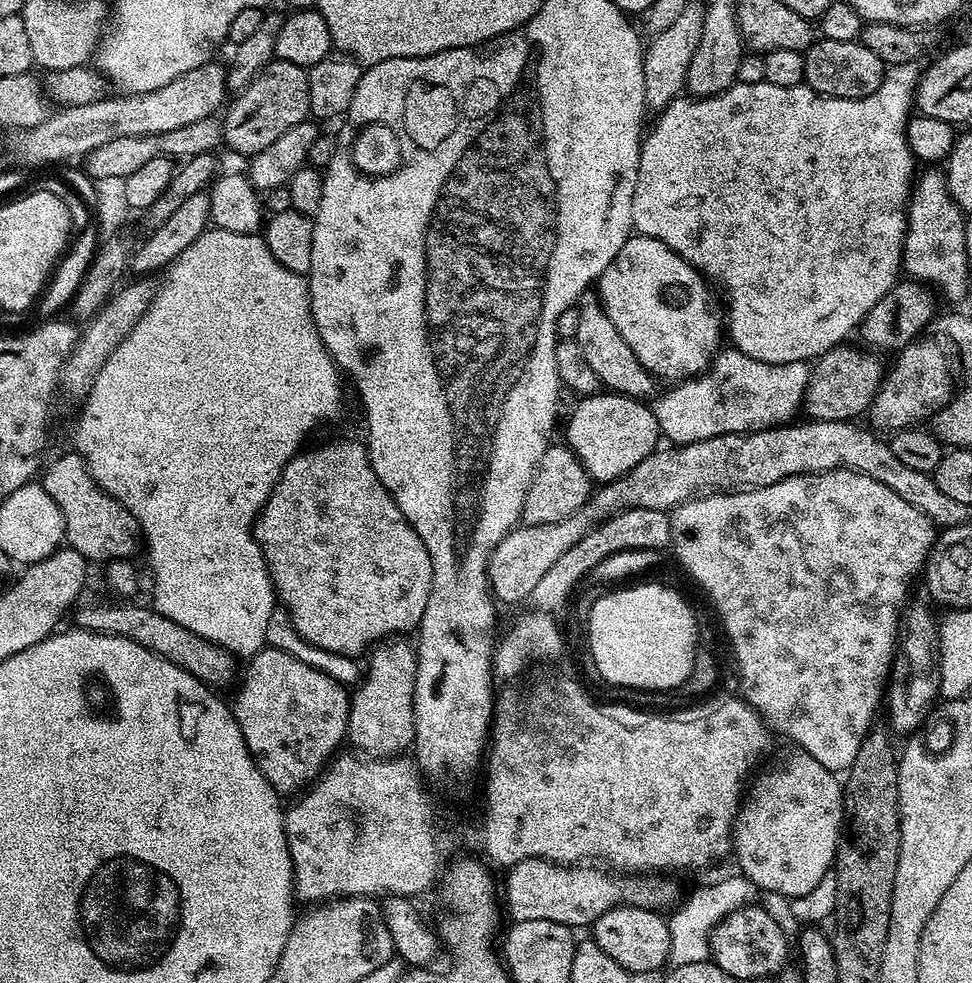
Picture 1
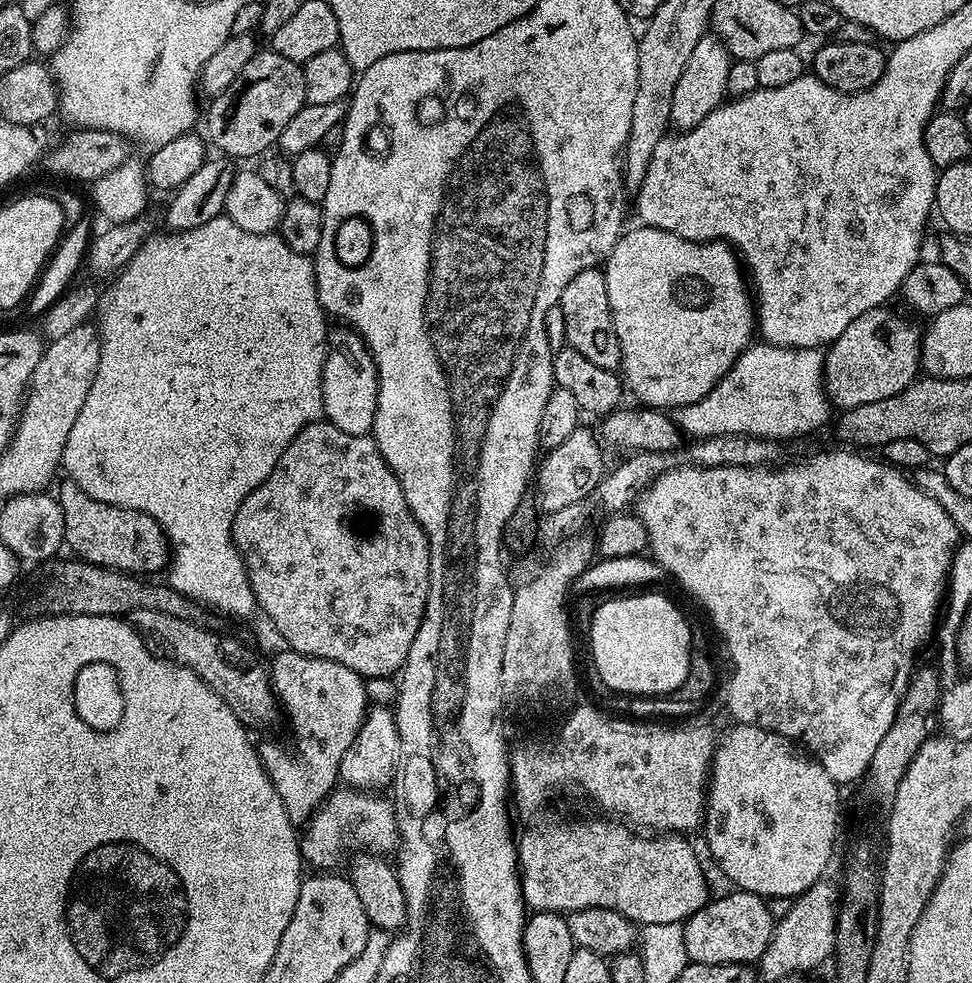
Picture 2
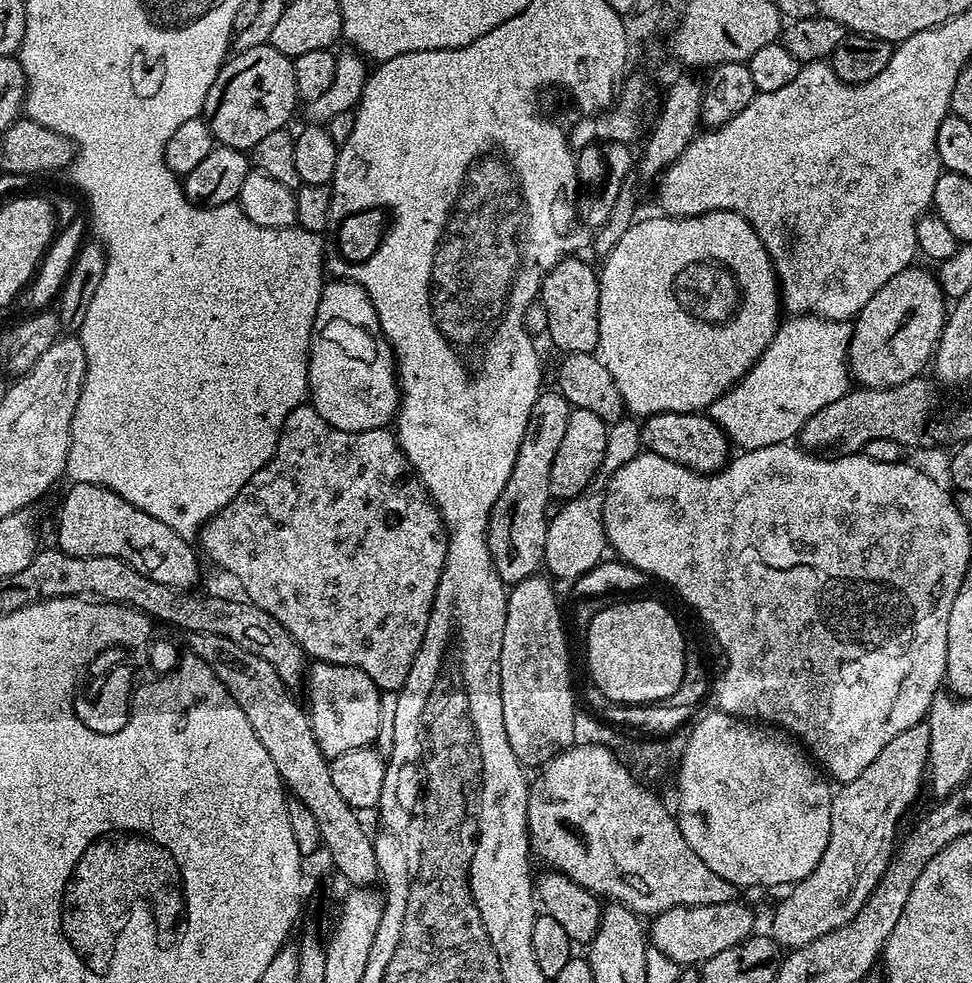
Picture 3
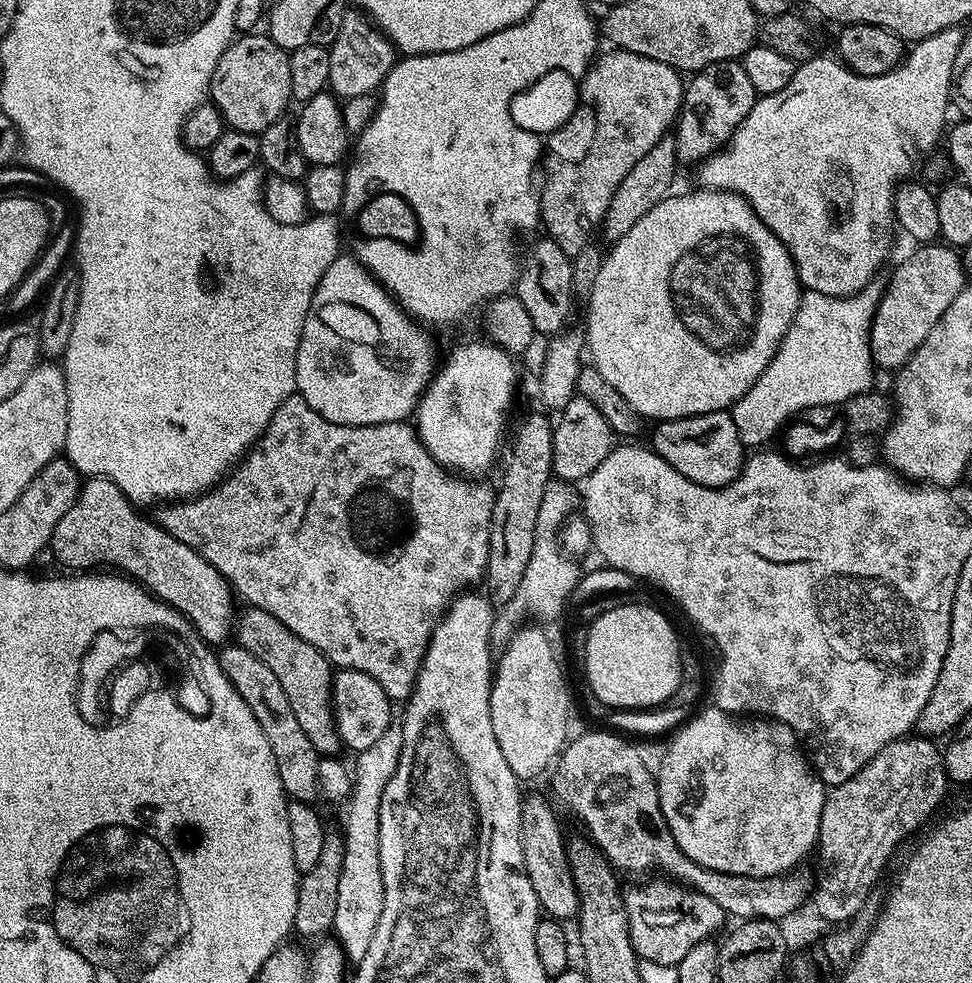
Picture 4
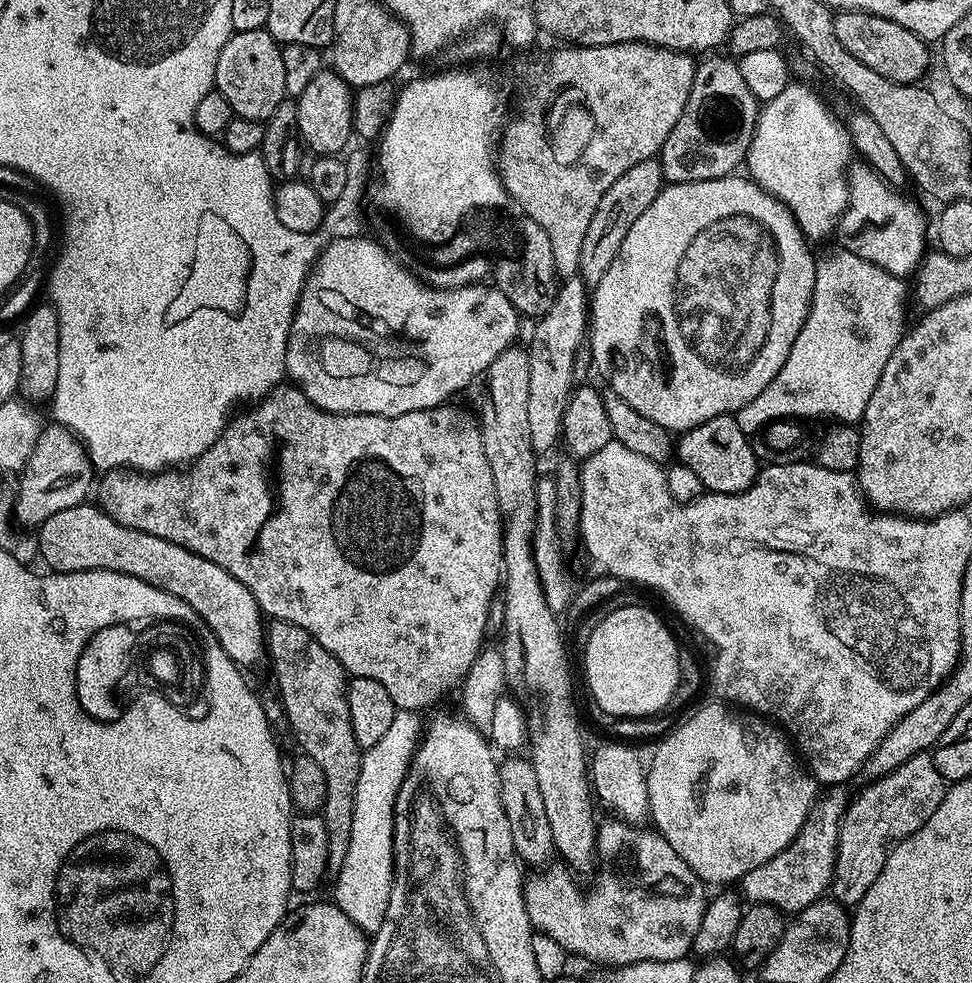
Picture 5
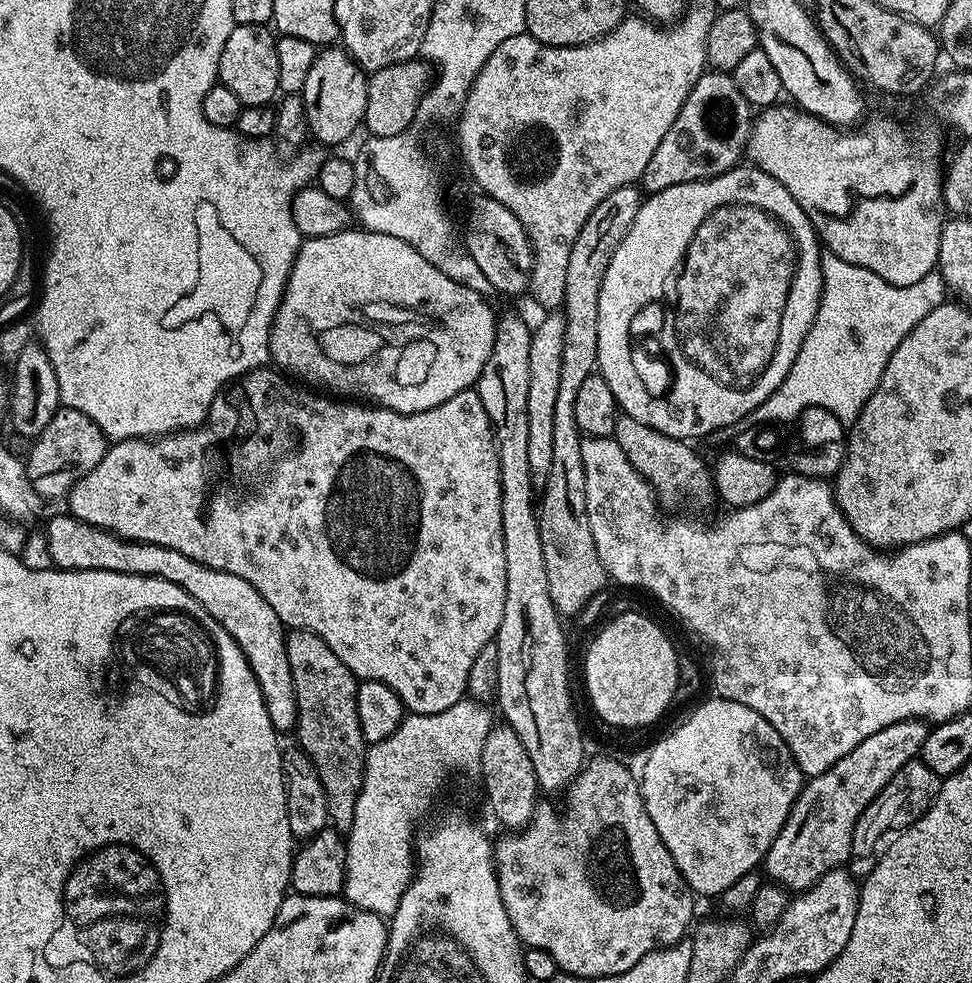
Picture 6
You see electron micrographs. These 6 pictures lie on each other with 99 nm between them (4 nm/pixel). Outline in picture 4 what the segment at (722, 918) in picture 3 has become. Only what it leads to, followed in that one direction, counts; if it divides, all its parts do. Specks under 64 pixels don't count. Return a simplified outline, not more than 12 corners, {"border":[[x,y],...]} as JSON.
{"border":[[667,878],[623,893],[641,961],[675,966],[726,921]]}

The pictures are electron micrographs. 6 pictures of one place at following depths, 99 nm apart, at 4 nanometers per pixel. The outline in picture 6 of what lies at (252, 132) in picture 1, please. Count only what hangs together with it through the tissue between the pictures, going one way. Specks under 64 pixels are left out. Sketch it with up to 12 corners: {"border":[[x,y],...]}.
{"border":[[237,24],[218,80],[241,105],[271,105],[280,87],[273,29]]}

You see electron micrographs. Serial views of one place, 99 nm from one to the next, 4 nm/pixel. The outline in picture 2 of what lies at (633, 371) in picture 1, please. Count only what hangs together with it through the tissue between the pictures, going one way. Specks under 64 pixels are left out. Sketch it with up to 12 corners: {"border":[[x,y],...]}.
{"border":[[599,267],[560,295],[567,347],[619,369],[620,343]]}

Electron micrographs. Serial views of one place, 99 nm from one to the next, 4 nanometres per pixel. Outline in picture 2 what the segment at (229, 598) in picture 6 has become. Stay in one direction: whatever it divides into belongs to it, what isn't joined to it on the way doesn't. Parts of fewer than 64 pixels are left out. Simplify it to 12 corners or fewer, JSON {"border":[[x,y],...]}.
{"border":[[64,482],[64,543],[79,559],[163,573],[164,528]]}

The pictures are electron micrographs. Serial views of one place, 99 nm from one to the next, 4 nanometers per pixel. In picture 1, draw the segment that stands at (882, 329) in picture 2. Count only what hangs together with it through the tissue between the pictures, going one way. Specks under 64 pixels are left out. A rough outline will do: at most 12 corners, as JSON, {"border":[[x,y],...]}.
{"border":[[841,346],[811,365],[803,411],[851,420],[886,375],[875,351]]}

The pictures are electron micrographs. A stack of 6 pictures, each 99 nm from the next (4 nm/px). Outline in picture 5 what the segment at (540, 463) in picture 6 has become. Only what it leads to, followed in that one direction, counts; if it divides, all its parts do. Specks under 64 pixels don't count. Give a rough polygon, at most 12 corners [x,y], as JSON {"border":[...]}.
{"border":[[579,274],[557,287],[535,321],[530,446],[562,440],[576,351],[590,328]]}

